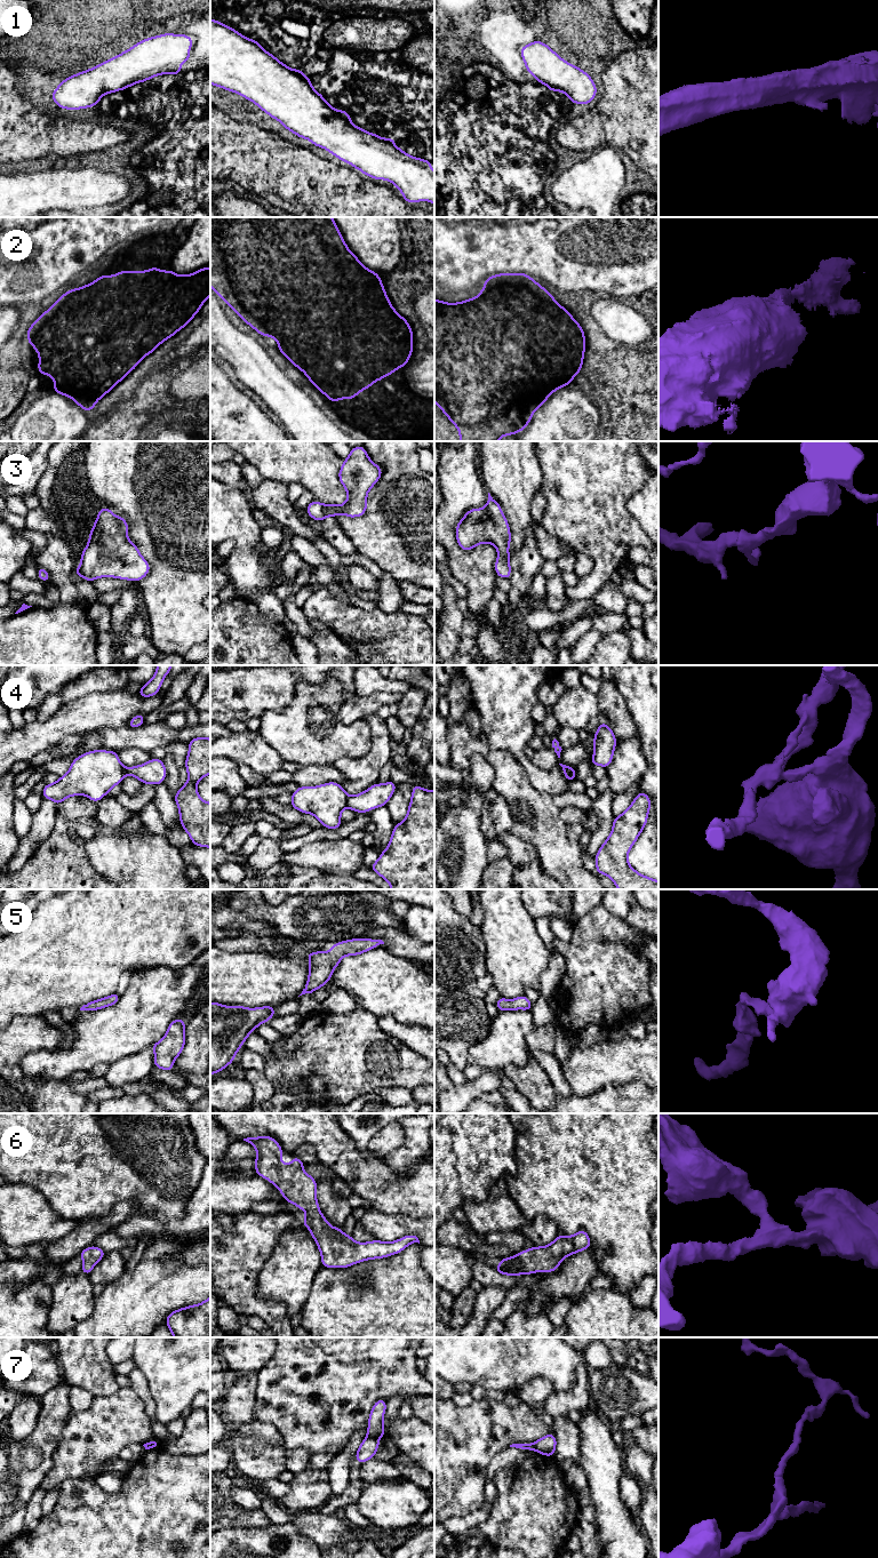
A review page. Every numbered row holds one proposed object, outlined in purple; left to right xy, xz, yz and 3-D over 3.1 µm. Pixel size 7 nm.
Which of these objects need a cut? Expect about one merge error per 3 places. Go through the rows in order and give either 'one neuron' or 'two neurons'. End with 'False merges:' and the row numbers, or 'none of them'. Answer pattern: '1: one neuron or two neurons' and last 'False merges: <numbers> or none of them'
1: one neuron
2: one neuron
3: one neuron
4: two neurons
5: one neuron
6: one neuron
7: two neurons
False merges: 4, 7

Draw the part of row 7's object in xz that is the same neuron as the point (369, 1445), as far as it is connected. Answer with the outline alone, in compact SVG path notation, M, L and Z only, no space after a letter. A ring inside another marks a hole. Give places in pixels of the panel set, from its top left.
M367 1436L361 1441L361 1445L357 1451L354 1459L361 1464L365 1463L369 1459L375 1457L378 1446L380 1446L380 1441L377 1438Z

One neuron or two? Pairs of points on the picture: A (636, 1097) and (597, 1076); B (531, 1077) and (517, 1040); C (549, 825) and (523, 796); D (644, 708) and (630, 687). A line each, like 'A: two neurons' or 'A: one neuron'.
A: two neurons
B: two neurons
C: one neuron
D: one neuron

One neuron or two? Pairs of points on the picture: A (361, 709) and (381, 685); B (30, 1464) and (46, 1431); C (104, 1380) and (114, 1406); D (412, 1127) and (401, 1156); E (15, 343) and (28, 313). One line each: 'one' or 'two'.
A: two
B: one
C: two
D: one
E: one

